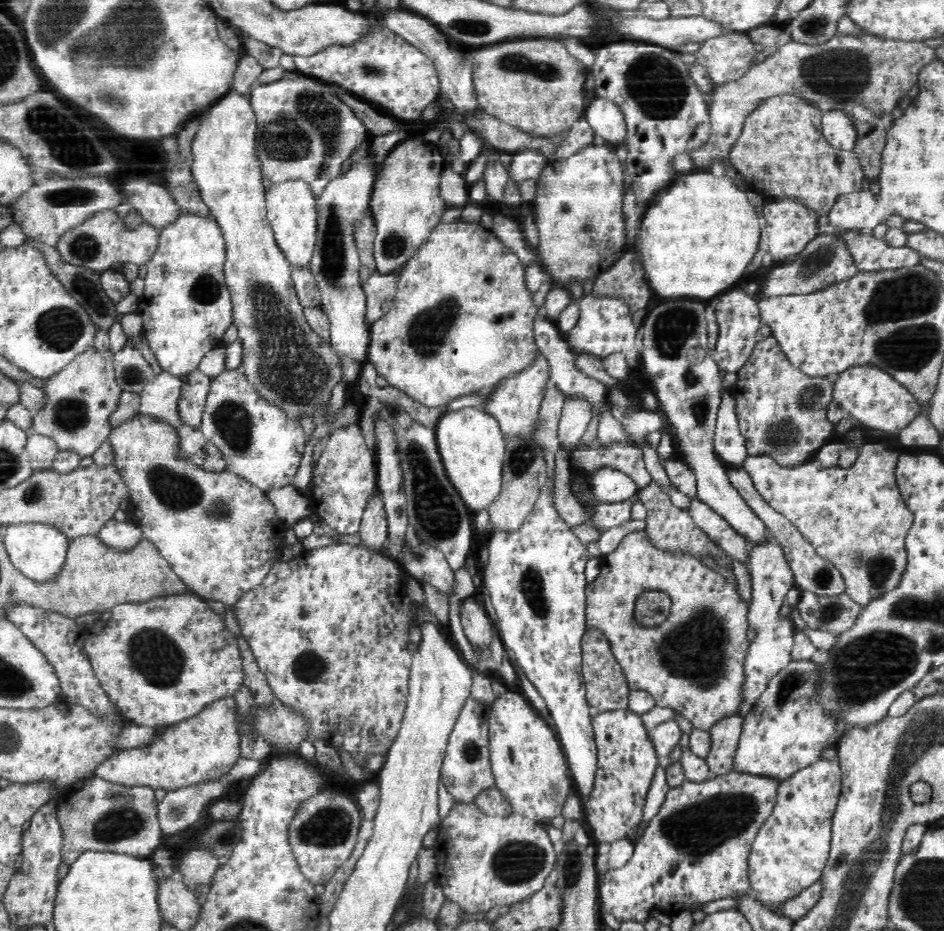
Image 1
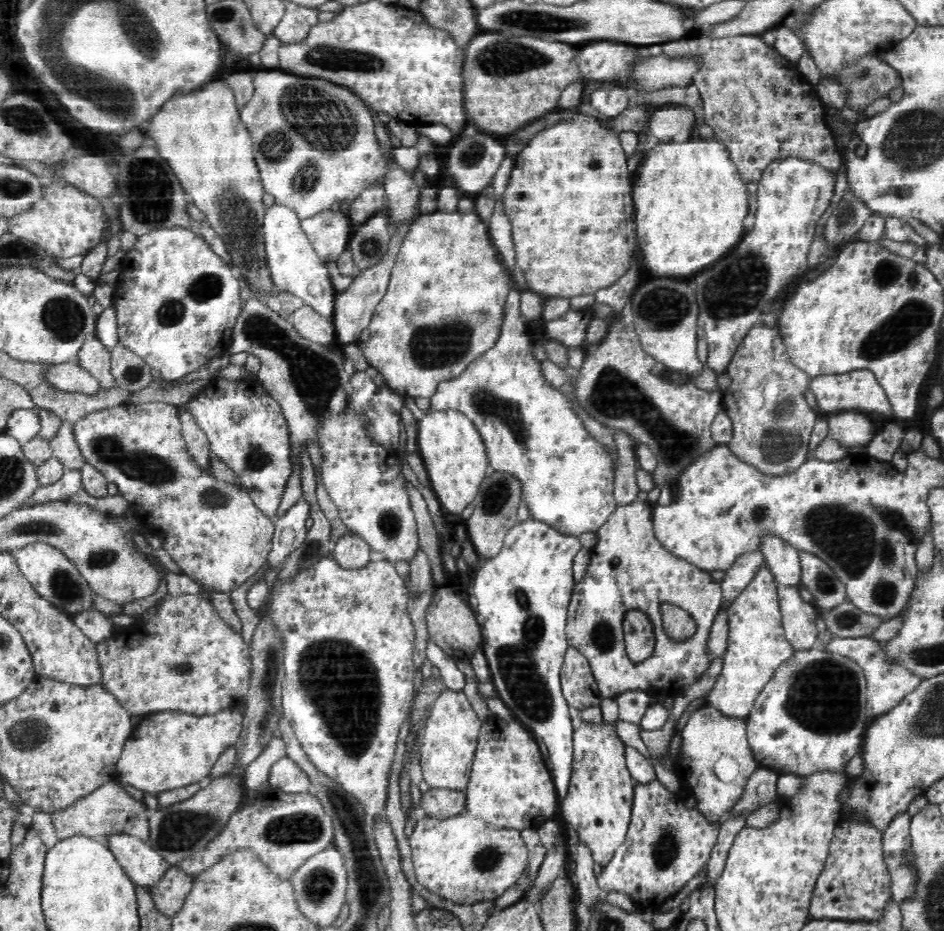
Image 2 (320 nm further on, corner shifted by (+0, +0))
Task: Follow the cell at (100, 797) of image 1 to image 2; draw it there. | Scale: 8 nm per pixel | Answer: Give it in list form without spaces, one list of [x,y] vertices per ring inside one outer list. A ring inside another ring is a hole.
[[[115,779],[99,786],[85,797],[79,798],[74,804],[51,813],[51,819],[60,841],[76,835],[106,839],[122,836],[122,834],[136,837],[140,841],[148,841],[152,813],[153,810],[148,809],[142,800],[136,801],[130,797]]]

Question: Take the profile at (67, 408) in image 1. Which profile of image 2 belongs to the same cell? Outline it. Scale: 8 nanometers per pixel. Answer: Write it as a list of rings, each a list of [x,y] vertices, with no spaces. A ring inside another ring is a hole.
[[[65,419],[60,424],[58,431],[52,435],[51,448],[53,457],[62,462],[65,469],[80,470],[87,464],[82,457],[81,448],[78,447],[74,426]]]

